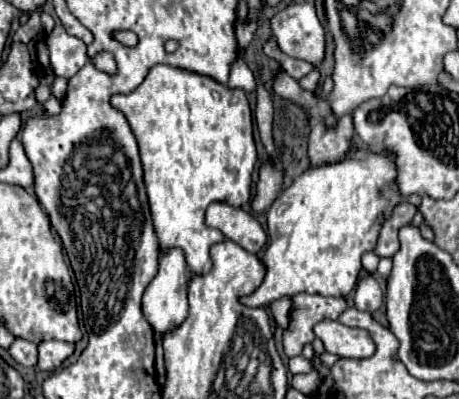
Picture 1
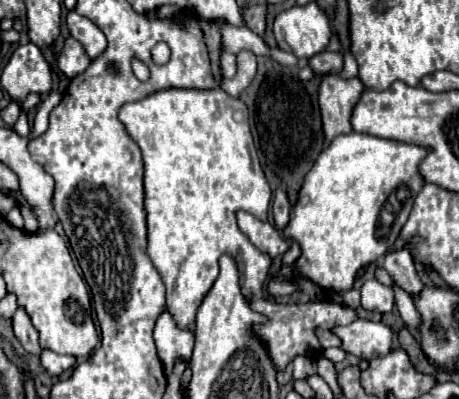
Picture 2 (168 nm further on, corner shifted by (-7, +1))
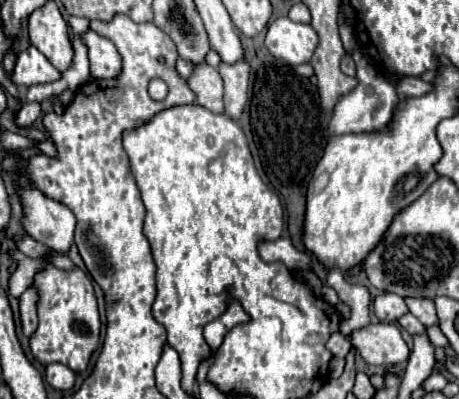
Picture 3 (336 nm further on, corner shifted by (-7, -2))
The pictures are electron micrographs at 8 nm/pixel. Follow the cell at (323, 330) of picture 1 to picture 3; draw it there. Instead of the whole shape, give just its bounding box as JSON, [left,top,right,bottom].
[346,323,408,365]

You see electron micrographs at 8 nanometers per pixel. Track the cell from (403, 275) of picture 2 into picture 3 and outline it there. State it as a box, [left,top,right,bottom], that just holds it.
[406,297,438,327]

